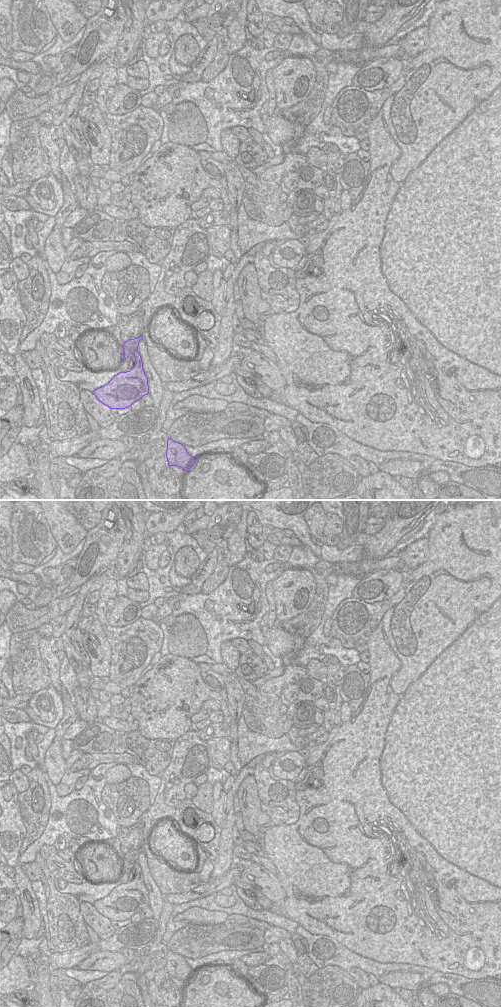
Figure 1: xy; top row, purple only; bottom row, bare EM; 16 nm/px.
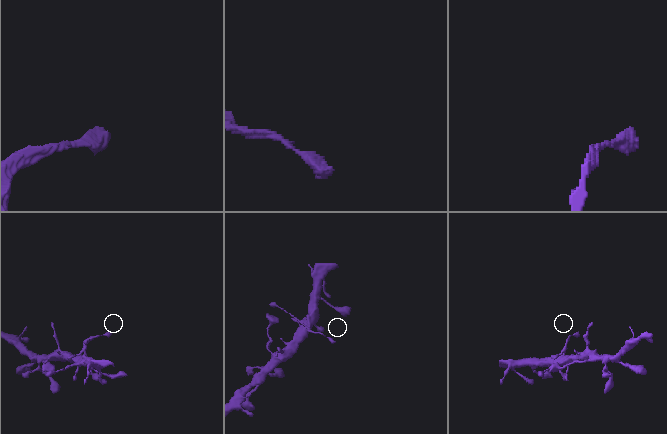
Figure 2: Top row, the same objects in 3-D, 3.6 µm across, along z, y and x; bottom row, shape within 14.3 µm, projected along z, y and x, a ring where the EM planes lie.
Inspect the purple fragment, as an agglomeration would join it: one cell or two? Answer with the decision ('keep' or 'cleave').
cleave

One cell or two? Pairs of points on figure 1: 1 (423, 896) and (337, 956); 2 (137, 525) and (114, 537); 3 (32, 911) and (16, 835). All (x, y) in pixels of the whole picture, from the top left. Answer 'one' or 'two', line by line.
1: two
2: two
3: one

